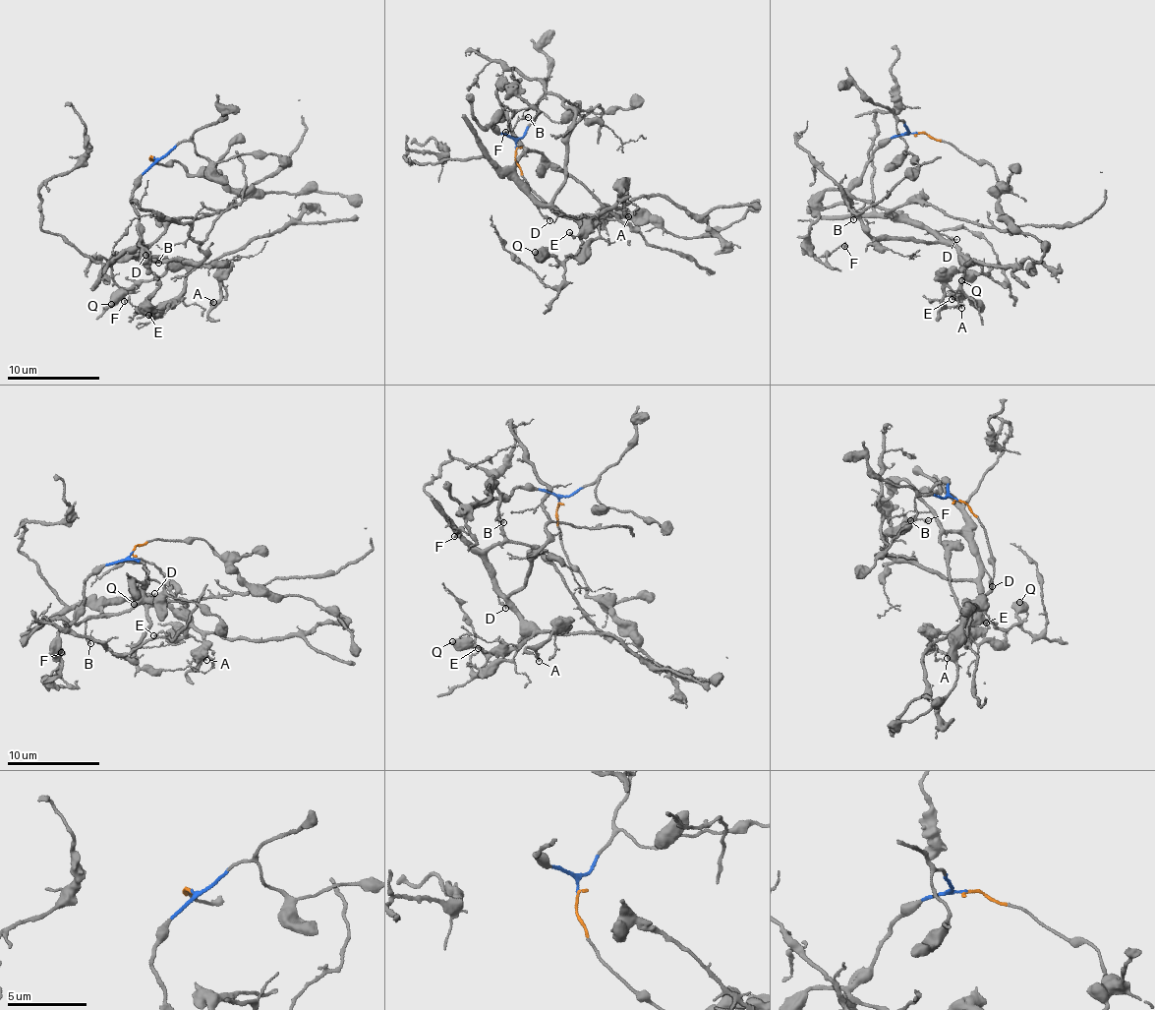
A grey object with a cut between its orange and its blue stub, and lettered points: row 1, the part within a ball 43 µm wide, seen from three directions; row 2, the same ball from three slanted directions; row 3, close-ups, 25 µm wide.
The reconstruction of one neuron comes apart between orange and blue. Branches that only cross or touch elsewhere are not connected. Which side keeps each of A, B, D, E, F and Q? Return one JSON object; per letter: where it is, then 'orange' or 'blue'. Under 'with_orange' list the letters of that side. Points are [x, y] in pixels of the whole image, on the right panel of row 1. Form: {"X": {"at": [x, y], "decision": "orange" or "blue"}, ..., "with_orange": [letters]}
{"A": {"at": [961, 308], "decision": "blue"}, "B": {"at": [853, 219], "decision": "blue"}, "D": {"at": [956, 239], "decision": "blue"}, "E": {"at": [952, 299], "decision": "blue"}, "F": {"at": [844, 246], "decision": "blue"}, "Q": {"at": [961, 280], "decision": "blue"}, "with_orange": []}

